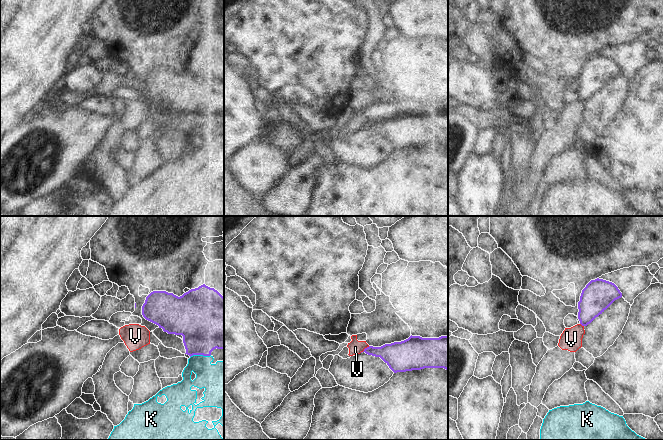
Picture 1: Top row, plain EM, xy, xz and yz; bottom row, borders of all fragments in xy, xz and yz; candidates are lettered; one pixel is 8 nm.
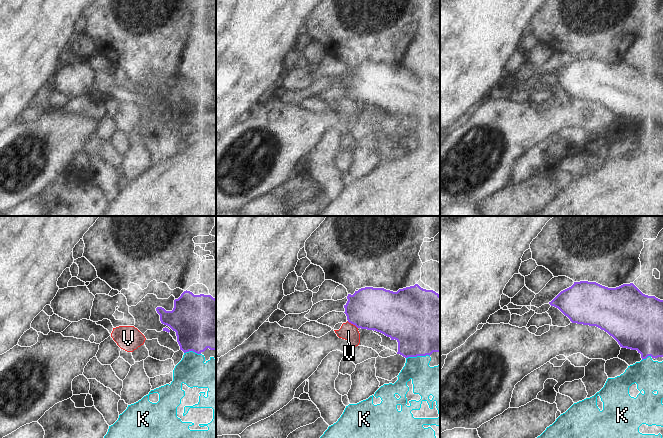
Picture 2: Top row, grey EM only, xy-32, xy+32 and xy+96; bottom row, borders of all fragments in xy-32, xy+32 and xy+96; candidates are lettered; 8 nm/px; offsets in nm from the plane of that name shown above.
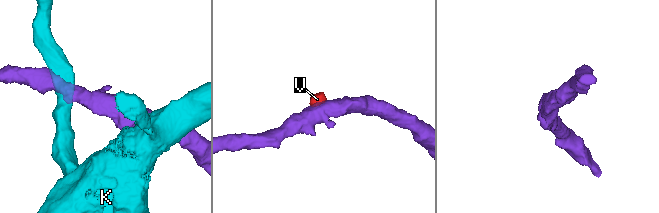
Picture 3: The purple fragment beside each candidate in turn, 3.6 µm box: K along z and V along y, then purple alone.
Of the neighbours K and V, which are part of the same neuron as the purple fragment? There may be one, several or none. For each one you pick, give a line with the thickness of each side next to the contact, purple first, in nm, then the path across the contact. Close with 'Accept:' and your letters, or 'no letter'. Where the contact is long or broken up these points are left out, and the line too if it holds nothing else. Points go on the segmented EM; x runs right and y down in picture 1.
Accept: no letter

